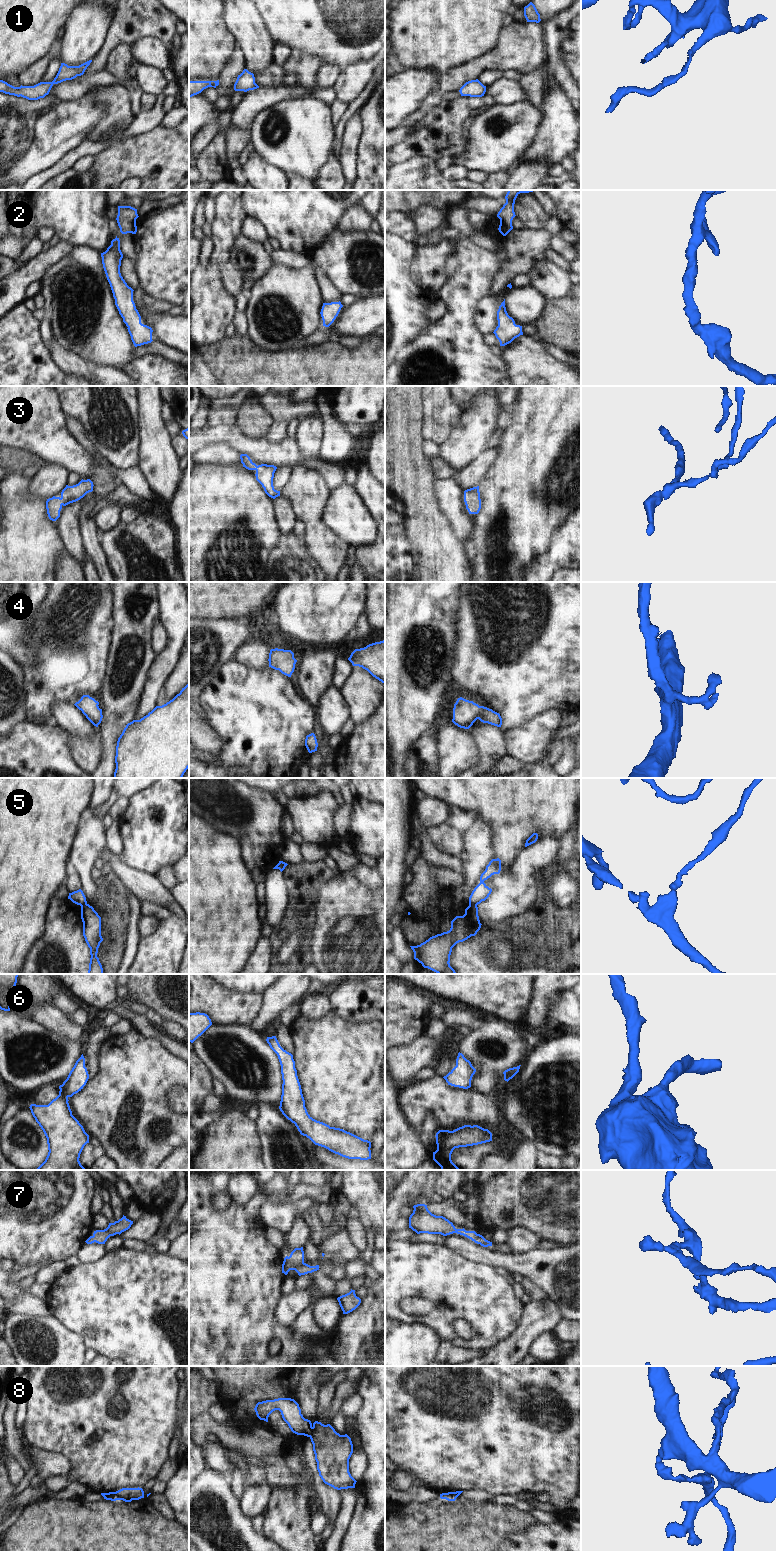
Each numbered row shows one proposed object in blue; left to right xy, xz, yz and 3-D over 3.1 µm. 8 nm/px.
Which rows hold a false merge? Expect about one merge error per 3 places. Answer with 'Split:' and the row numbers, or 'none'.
Split: 5, 8

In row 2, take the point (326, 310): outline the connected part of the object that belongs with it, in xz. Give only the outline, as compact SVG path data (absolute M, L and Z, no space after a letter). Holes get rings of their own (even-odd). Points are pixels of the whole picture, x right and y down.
M331 302L331 303L323 303L322 309L321 309L321 317L323 320L323 326L329 327L336 317L338 316L341 308L343 305L341 302Z

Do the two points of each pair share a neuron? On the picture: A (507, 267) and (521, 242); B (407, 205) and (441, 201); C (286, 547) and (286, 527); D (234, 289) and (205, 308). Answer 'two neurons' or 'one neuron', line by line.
A: one neuron
B: one neuron
C: two neurons
D: two neurons

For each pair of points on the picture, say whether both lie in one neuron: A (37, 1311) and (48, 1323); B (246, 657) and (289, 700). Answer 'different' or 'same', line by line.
A: different
B: different

